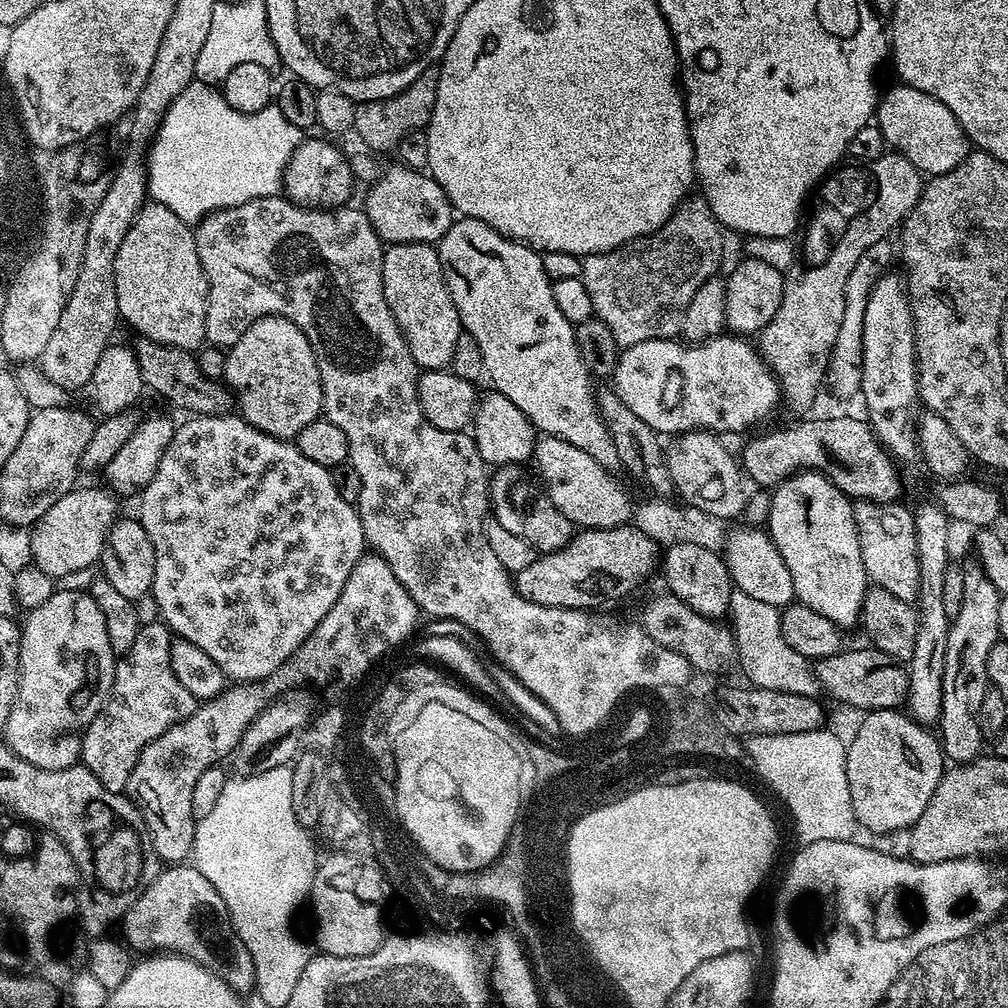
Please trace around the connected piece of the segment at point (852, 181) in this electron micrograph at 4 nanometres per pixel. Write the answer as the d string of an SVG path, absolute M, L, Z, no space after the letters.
M895 150L885 151L884 155L874 158L874 162L845 163L837 167L819 185L815 193L816 209L813 210L812 217L808 220L808 229L804 232L804 248L802 244L798 252L798 266L793 267L785 275L782 302L774 318L770 318L770 322L758 333L760 339L758 351L780 385L783 403L785 405L788 403L794 411L806 411L815 402L816 391L821 391L825 383L828 360L838 337L839 326L842 325L846 305L846 280L851 270L857 265L858 258L863 256L868 246L874 245L874 242L879 240L889 239L899 229L912 207L918 202L924 185L922 173Z

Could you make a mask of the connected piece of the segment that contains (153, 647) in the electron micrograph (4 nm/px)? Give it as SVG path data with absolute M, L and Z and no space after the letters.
M163 622L141 624L138 638L134 638L134 646L130 646L130 650L117 659L108 703L105 704L103 712L99 712L91 720L80 738L80 760L84 767L94 774L94 778L98 778L102 786L106 786L106 790L123 793L127 789L130 774L144 747L154 742L154 738L166 734L170 726L188 720L190 714L194 714L197 710L198 701L194 698L194 694L190 694L190 690L186 690L186 686L178 682L174 669L170 667L170 646L173 639L173 633Z

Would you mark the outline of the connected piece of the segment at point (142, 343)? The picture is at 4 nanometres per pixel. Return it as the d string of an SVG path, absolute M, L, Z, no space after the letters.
M143 338L137 339L137 344L134 344L134 351L136 354L136 361L138 362L138 370L140 371L140 377L142 378L142 382L144 383L144 388L147 391L157 392L158 395L161 396L164 400L172 400L172 404L176 408L181 408L182 411L188 412L184 414L191 414L192 416L227 416L229 413L233 411L234 408L234 397L231 392L228 391L227 387L220 380L208 380L207 378L200 373L200 368L196 364L195 355L191 351L185 350L183 348L175 348L174 346L170 346L169 344L159 344L158 342L154 342L153 340L145 340Z

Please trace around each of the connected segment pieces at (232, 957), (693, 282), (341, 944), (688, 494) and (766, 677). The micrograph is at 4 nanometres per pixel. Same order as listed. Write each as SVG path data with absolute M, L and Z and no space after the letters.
M181 862L160 871L128 908L128 913L122 917L123 924L123 939L127 947L137 953L152 954L159 950L164 954L185 956L187 960L211 968L237 994L251 993L256 987L250 950L230 935L232 920L228 917L226 902L222 902L218 890L214 890L194 866Z
M703 198L692 199L684 199L657 232L639 242L583 257L580 279L590 293L595 319L606 322L621 346L671 337L698 286L721 271L722 226Z
M320 876L320 884L315 891L316 916L311 923L316 928L316 944L321 953L338 958L358 958L366 954L374 954L378 946L386 939L386 928L379 925L377 908L364 904L362 898L352 892L352 880L336 880L336 884L328 884L324 876Z
M697 430L694 432L681 432L676 440L666 448L664 461L670 472L675 495L685 505L697 507L708 515L714 515L731 522L739 517L745 507L746 492L740 489L742 469L737 457L728 453L721 437L714 432Z
M733 591L728 616L736 640L738 666L753 687L813 697L818 690L815 673L804 656L786 645L781 636L780 613L775 606Z

